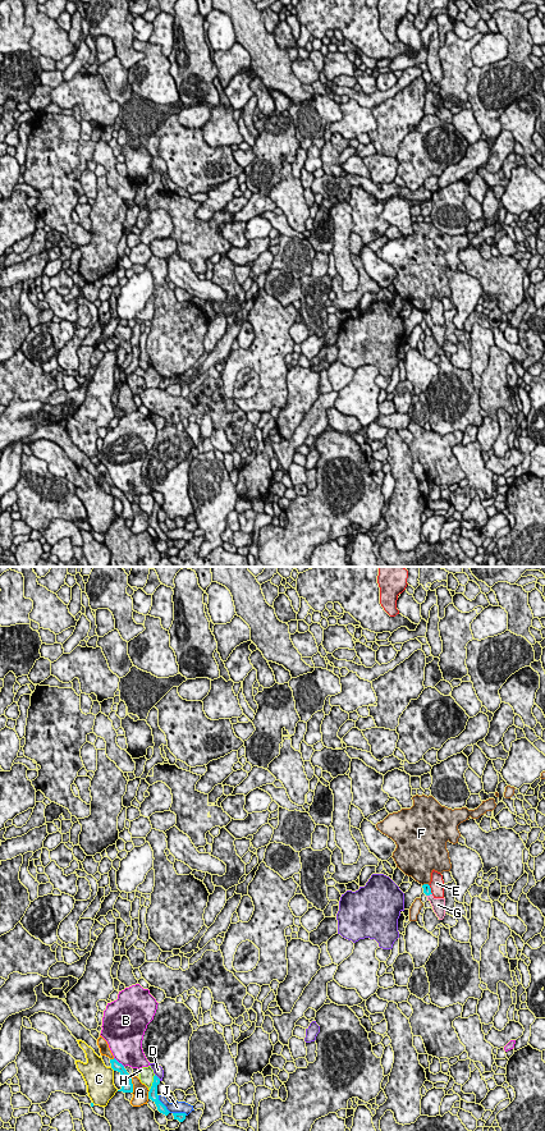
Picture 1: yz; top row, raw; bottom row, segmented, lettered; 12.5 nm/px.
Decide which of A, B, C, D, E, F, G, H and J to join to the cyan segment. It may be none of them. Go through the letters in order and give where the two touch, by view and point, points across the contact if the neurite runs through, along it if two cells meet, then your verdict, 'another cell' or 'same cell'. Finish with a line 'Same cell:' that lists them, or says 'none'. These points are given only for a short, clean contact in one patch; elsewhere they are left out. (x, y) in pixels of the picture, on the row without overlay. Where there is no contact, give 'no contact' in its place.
A: meets cyan in yz at (132, 512); another cell
B: meets cyan in yz at (118, 489); another cell
C: meets cyan in yz at (113, 495); another cell
D: meets cyan in yz at (157, 504); another cell
E: meets cyan in yz at (430, 316); another cell
F: meets cyan in yz at (425, 311); another cell
G: meets cyan in yz at (429, 321); border along yz (431, 320), (426, 323); another cell
H: meets cyan in yz at (152, 509); another cell
J: meets cyan in yz at (163, 531); another cell
Same cell: none

